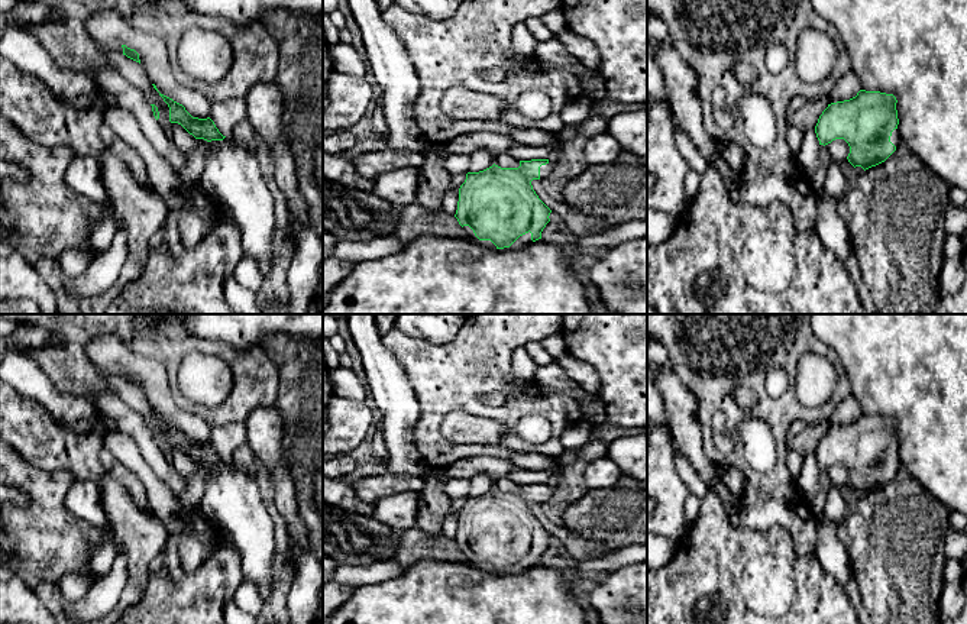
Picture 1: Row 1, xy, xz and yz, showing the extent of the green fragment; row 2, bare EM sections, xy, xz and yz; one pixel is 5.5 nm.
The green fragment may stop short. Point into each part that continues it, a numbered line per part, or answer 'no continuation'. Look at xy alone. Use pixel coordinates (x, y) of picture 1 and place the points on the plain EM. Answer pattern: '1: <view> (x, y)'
1: xy (232, 501)

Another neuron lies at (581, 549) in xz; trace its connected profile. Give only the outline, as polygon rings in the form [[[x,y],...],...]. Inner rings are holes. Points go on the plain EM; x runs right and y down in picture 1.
[[[541,504],[531,505],[533,514],[539,523],[559,540],[559,546],[563,547],[578,563],[605,557],[614,550],[607,550],[602,544],[583,539],[570,533],[566,527],[552,523],[543,513]]]

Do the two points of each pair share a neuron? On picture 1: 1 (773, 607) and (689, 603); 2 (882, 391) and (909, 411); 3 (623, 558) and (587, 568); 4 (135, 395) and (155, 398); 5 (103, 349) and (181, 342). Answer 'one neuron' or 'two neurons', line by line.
1: one neuron
2: one neuron
3: one neuron
4: two neurons
5: two neurons

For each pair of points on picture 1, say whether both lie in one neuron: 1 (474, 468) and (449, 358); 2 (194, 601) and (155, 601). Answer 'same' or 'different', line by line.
1: different
2: same

